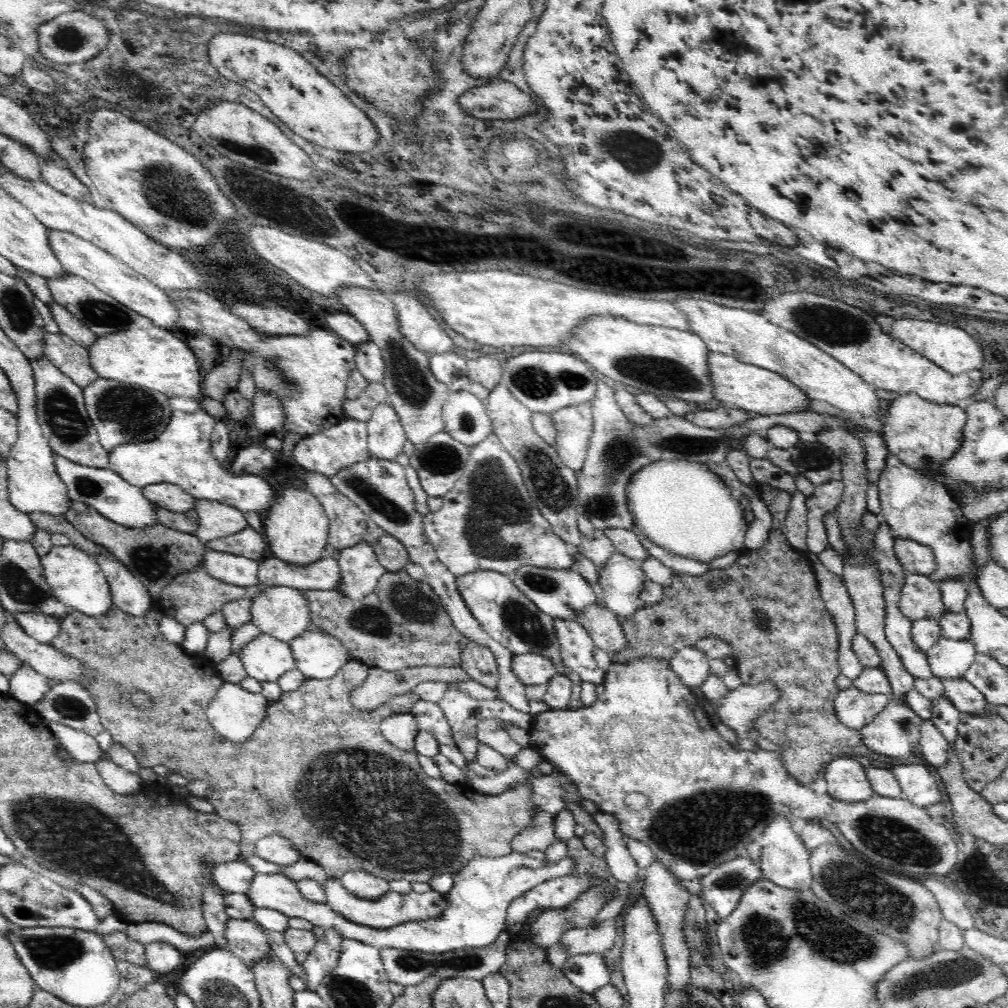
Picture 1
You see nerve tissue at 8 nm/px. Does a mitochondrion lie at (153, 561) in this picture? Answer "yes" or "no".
yes

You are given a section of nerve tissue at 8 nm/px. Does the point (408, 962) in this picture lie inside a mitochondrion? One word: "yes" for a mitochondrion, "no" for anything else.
yes

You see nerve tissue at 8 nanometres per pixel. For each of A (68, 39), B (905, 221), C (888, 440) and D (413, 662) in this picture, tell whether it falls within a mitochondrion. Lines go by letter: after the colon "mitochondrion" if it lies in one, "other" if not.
A: mitochondrion
B: other
C: other
D: other

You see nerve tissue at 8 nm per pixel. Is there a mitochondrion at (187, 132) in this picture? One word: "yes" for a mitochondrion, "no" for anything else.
no

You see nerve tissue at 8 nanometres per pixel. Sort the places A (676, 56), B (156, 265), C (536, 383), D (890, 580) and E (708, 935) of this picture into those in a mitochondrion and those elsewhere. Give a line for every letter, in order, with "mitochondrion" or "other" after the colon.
A: other
B: other
C: mitochondrion
D: mitochondrion
E: other

